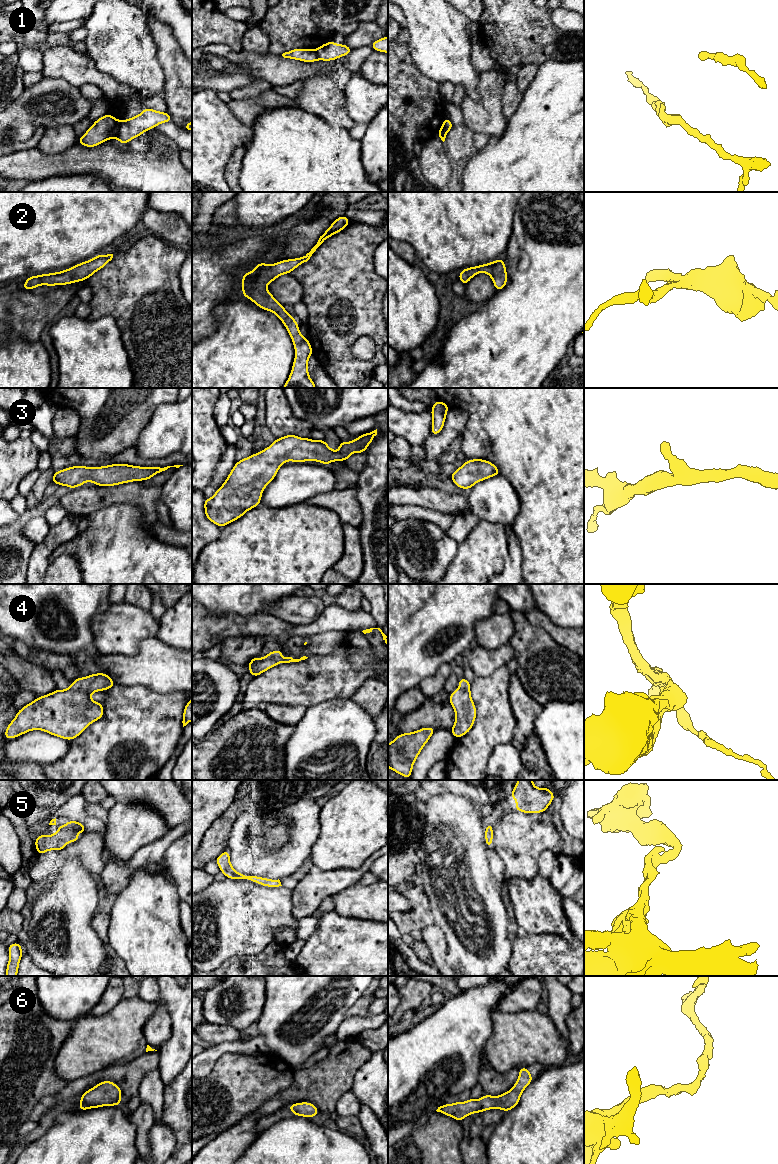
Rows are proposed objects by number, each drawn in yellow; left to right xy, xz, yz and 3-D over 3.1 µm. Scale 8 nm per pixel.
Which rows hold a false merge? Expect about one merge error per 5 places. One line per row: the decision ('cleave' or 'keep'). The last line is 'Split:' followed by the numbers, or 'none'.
1: cleave
2: keep
3: keep
4: keep
5: keep
6: keep
Split: 1

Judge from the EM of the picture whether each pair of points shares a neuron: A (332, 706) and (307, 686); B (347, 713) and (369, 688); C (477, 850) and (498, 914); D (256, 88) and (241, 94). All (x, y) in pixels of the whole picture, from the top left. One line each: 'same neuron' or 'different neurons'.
A: different neurons
B: different neurons
C: same neuron
D: same neuron

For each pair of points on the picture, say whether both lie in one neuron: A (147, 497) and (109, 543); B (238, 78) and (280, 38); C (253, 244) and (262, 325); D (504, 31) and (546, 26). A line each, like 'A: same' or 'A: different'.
A: different
B: different
C: different
D: same

